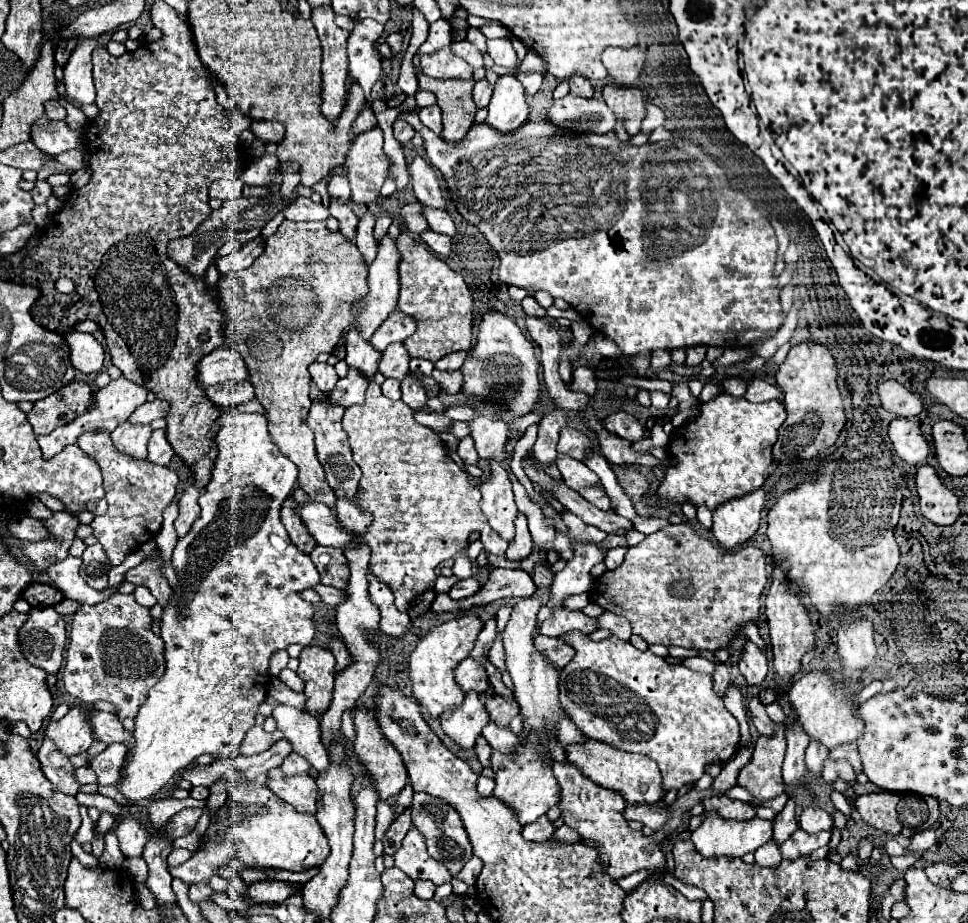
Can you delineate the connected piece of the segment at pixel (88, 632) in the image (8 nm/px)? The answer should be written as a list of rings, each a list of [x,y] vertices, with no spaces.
[[[121,593],[99,605],[83,605],[75,613],[65,659],[63,683],[67,693],[81,703],[103,699],[117,705],[117,717],[121,721],[137,715],[149,689],[165,671],[163,639],[151,631],[149,609],[137,605],[133,595]]]

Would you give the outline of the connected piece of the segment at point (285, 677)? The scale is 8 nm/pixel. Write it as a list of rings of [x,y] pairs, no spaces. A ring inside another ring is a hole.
[[[283,669],[281,675],[279,675],[279,679],[281,679],[289,689],[293,689],[293,691],[303,691],[303,687],[305,687],[303,679],[301,679],[295,671],[291,671],[291,669]]]

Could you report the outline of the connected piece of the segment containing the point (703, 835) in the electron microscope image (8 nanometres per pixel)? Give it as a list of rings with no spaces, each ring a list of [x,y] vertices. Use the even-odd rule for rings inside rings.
[[[703,813],[701,825],[691,833],[691,841],[695,843],[697,851],[705,857],[743,857],[745,853],[753,853],[757,847],[767,843],[773,837],[773,821],[765,821],[759,817],[753,817],[749,821],[739,819],[721,819],[719,813]]]

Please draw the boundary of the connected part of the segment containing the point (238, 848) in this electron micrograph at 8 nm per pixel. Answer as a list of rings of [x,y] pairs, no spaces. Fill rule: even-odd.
[[[236,781],[226,783],[227,801],[217,811],[211,821],[207,833],[211,837],[227,837],[223,843],[215,843],[205,839],[205,843],[193,853],[193,857],[179,865],[169,867],[171,877],[181,879],[187,885],[211,879],[217,873],[217,867],[229,863],[231,857],[239,855],[239,859],[247,865],[255,865],[257,869],[289,869],[303,871],[313,865],[321,865],[329,855],[329,843],[319,827],[315,815],[299,813],[289,803],[279,799],[269,787],[257,785],[255,781]]]

